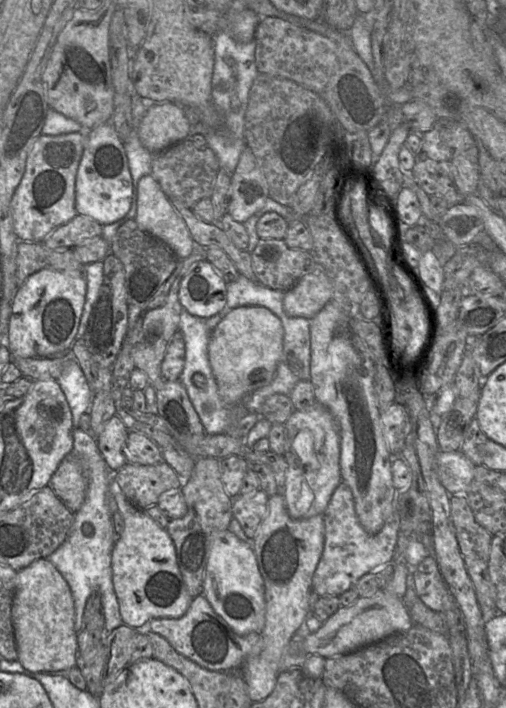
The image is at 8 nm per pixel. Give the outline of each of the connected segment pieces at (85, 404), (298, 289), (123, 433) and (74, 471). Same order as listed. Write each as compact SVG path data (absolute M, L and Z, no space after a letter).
M72 356L65 361L65 366L57 381L70 407L74 428L78 428L83 414L90 415L94 391L80 365Z
M313 263L297 283L286 291L284 309L289 316L310 319L331 300L331 280L320 265Z
M113 416L105 423L102 432L96 437L98 449L110 470L117 471L127 463L123 446L128 433L128 428L119 416Z
M71 453L61 461L49 486L71 512L75 514L79 510L85 499L86 480L75 455Z

